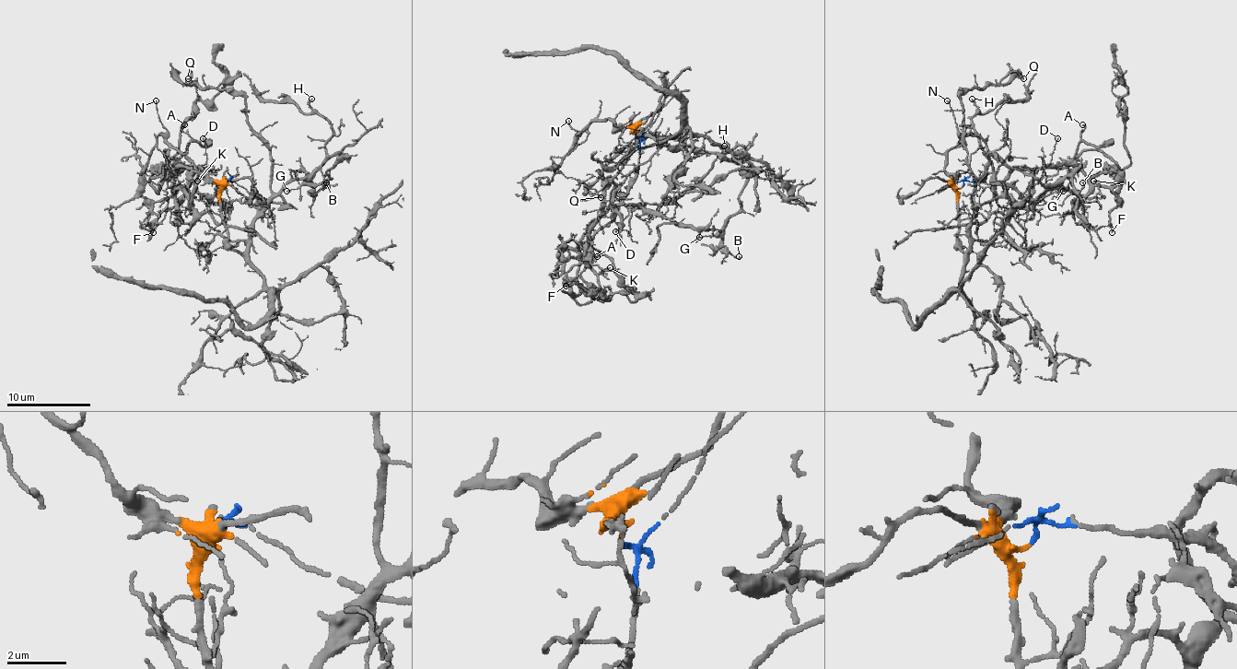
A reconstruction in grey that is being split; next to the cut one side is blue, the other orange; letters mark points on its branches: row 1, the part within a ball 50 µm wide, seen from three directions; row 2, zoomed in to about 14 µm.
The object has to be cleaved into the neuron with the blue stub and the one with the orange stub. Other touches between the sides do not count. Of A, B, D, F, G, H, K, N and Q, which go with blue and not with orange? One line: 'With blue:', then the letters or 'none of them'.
With blue: A, D, F, K

